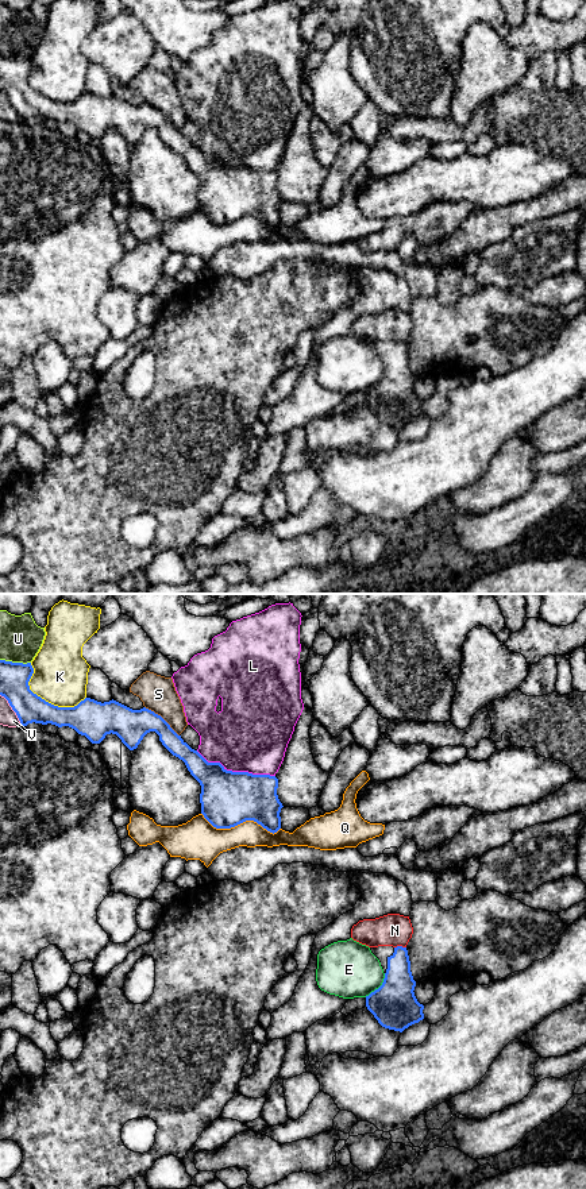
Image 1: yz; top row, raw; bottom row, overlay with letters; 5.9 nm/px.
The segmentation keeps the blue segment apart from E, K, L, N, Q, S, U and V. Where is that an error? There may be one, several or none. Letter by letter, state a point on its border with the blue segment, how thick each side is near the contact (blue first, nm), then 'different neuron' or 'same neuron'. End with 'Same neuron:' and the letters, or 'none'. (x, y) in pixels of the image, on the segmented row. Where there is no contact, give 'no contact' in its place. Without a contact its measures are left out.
E: meets blue in yz at (380, 987); 280 nm thick on the blue side, 340 nm on the other; different neuron
K: meets blue in yz at (43, 699); 180 nm thick on the blue side, 320 nm on the other; different neuron
L: meets blue in yz at (235, 772); 320 nm thick on the blue side, 440 nm on the other; different neuron
N: meets blue in yz at (400, 946); 190 nm thick on the blue side, 190 nm on the other; different neuron
Q: meets blue in yz at (241, 822); 320 nm thick on the blue side, 220 nm on the other; different neuron
S: meets blue in yz at (162, 718); 190 nm thick on the blue side, 220 nm on the other; different neuron
U: meets blue in yz at (15, 663); 180 nm thick on the blue side, 260 nm on the other; different neuron
V: meets blue in yz at (12, 709); 180 nm thick on the blue side, 100 nm on the other; different neuron
Same neuron: none

